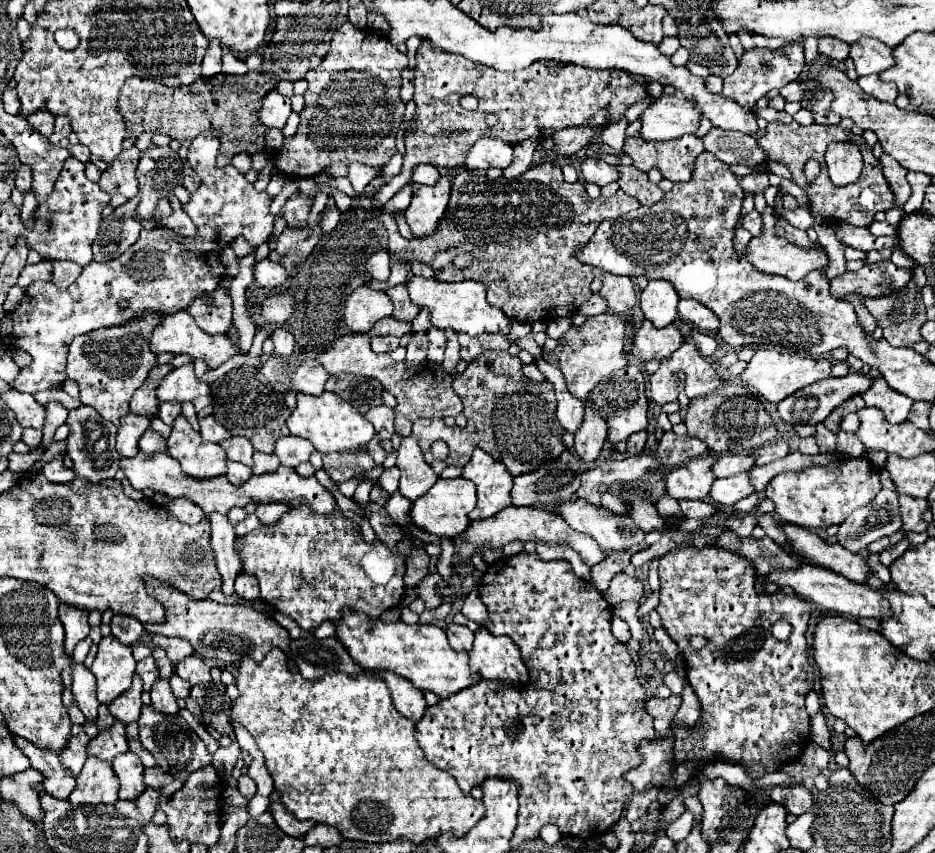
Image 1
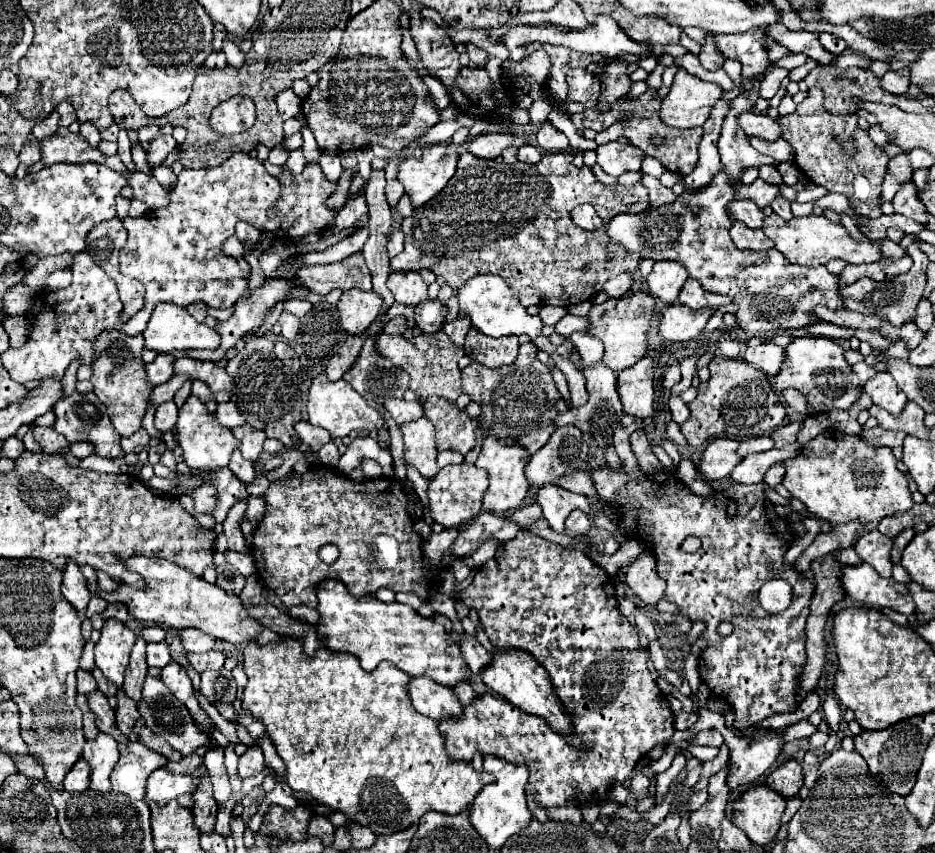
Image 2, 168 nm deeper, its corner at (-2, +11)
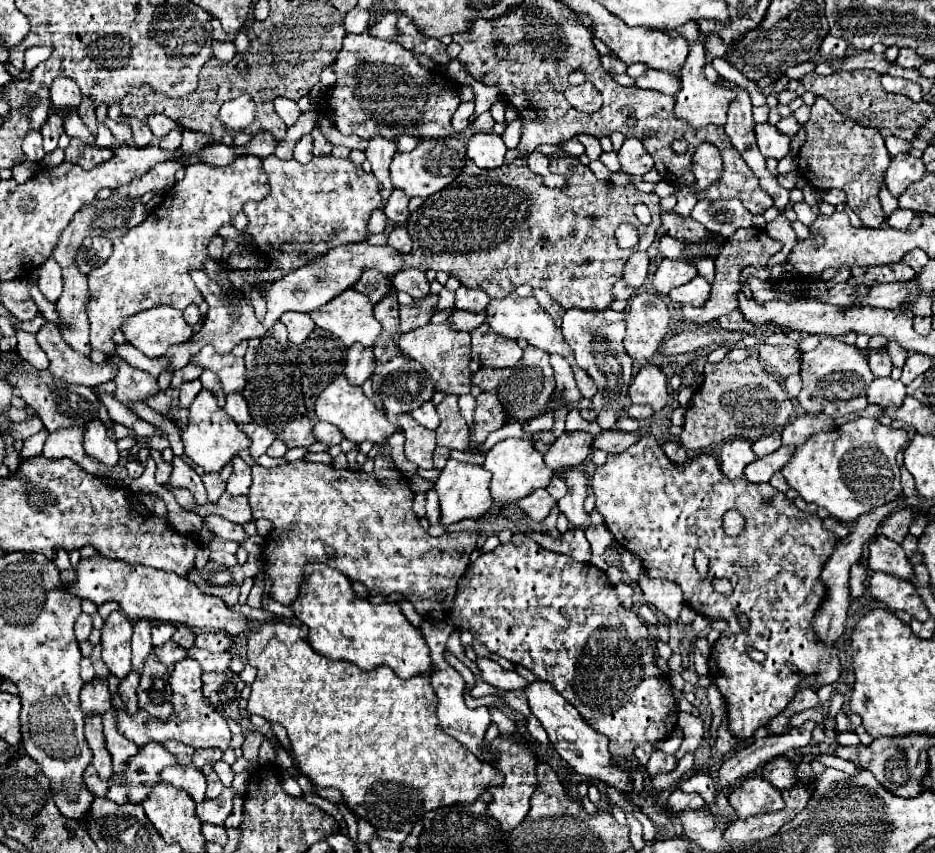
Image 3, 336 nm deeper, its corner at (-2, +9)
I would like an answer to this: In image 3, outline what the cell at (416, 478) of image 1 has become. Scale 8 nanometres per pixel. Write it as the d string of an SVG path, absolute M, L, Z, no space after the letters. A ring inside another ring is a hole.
M407 413L399 415L399 425L405 433L405 457L421 469L433 469L435 431L427 431Z

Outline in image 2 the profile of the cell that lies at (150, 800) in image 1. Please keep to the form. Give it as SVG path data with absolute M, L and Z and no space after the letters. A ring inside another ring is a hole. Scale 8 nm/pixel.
M157 769L147 779L145 801L165 805L171 799L185 795L185 793L195 793L195 783L191 775L177 775L167 769Z

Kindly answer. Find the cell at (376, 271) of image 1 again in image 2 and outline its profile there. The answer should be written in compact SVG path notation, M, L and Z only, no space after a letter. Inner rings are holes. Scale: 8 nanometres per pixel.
M395 229L389 233L389 243L387 243L387 251L389 251L389 257L395 257L403 251L403 231L401 229Z

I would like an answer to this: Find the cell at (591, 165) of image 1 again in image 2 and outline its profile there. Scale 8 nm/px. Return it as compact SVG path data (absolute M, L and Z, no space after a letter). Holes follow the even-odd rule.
M619 141L605 143L597 149L597 163L601 169L613 177L619 177L625 171L639 171L645 153L635 145L625 145Z

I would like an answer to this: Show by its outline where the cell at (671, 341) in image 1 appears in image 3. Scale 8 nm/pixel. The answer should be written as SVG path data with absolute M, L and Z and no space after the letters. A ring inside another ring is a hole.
M751 227L751 229L739 229L735 231L735 235L731 235L731 239L725 241L719 257L715 259L715 281L711 285L711 299L699 307L699 309L693 309L693 307L681 307L681 317L683 317L683 325L705 325L705 323L711 323L715 319L719 319L721 315L737 309L737 293L741 291L741 285L739 285L739 273L745 265L755 265L755 267L765 267L767 265L767 259L771 255L775 255L777 251L781 251L781 243L771 239L763 229L757 229L757 227Z

